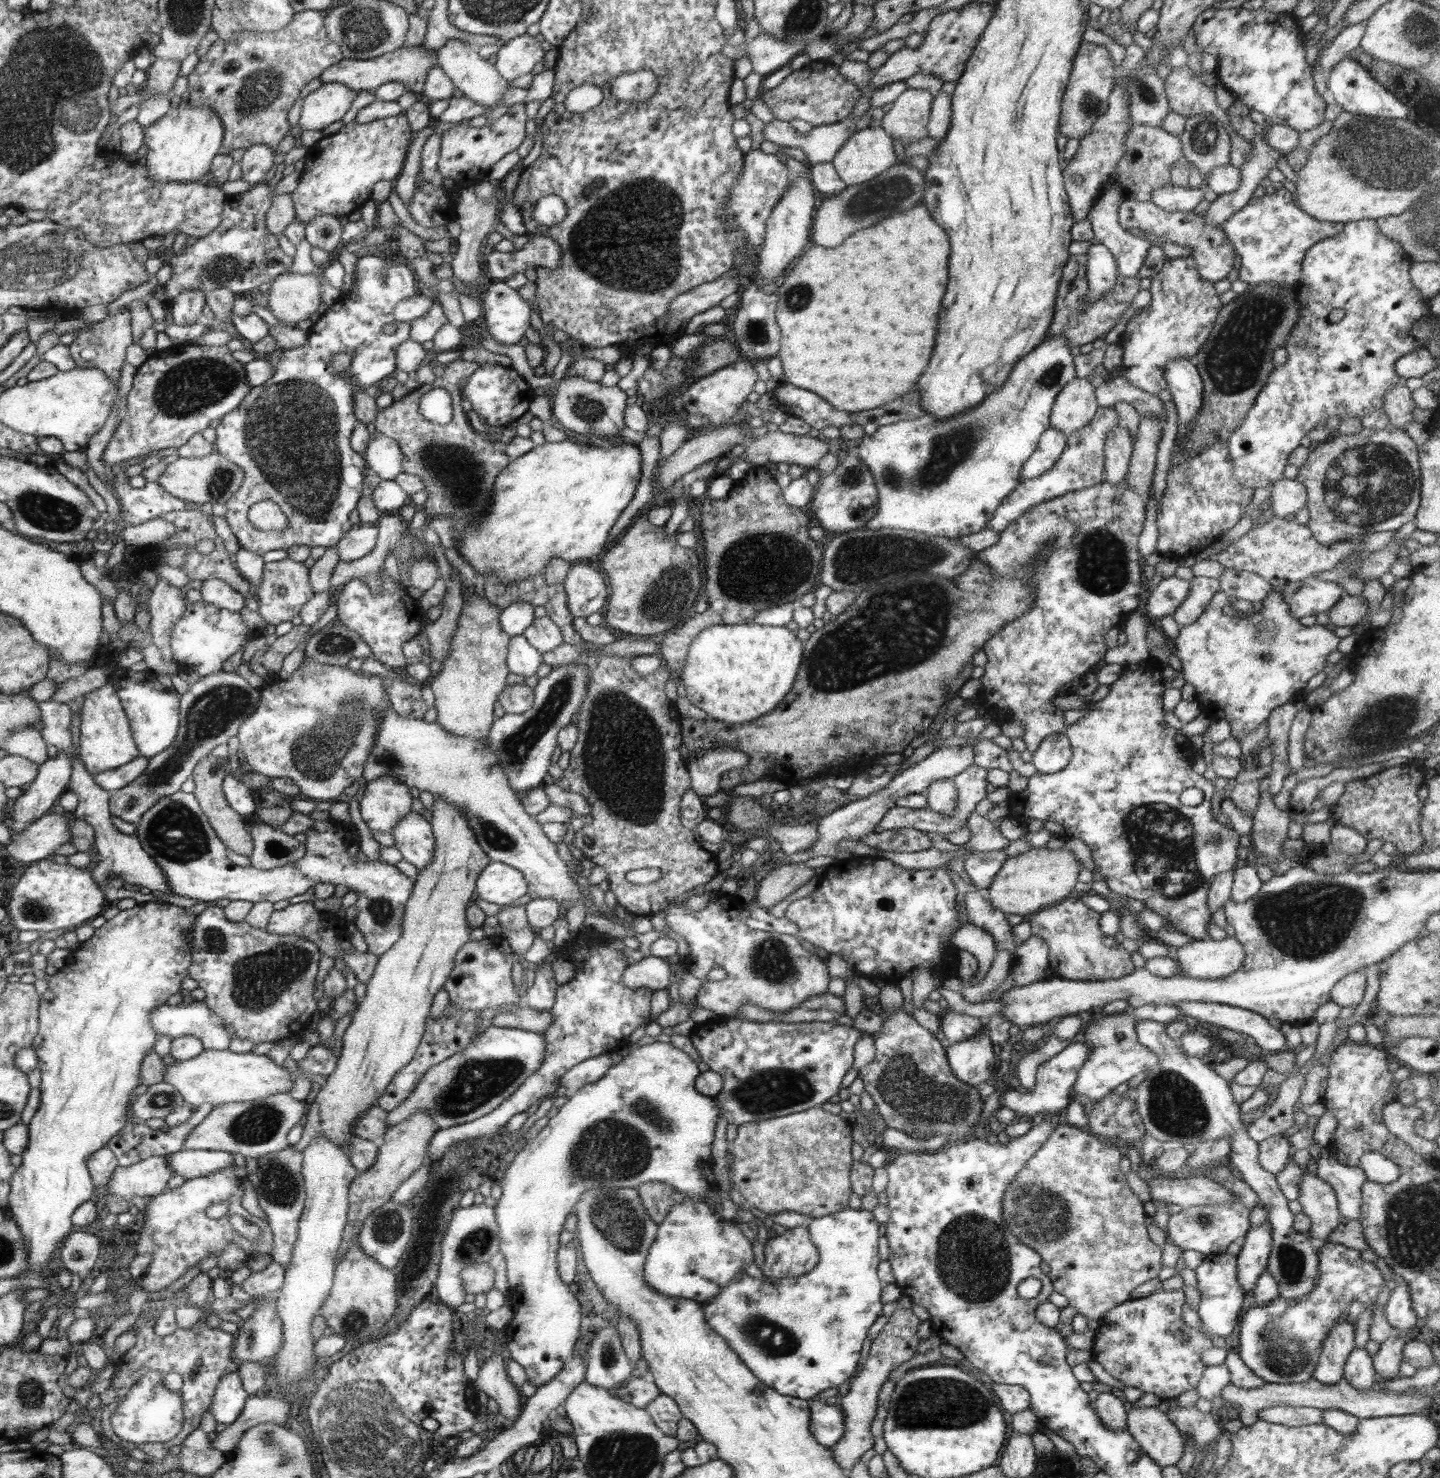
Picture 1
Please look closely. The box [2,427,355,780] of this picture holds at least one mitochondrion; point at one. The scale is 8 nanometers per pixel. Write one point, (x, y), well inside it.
(50, 513)

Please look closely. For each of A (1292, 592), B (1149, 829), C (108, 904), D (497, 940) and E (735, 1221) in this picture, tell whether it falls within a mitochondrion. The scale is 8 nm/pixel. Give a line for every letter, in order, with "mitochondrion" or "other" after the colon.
A: other
B: mitochondrion
C: other
D: other
E: other

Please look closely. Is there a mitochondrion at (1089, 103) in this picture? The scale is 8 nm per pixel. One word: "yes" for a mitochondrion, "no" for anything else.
yes

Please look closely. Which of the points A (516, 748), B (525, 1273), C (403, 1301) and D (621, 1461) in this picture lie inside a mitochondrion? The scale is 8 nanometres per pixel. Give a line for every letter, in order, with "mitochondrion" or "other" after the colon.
A: mitochondrion
B: other
C: other
D: mitochondrion

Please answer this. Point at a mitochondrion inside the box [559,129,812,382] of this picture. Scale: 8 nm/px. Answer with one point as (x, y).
(613, 243)

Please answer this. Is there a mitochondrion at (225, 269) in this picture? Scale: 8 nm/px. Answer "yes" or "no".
yes

